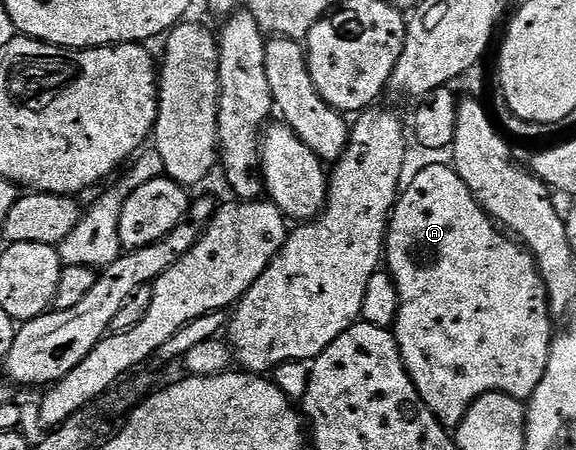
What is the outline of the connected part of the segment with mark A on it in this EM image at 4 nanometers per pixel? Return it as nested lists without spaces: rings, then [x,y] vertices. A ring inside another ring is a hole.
[[[449,164],[426,165],[414,178],[405,182],[399,192],[390,214],[386,230],[386,248],[384,250],[384,265],[390,278],[396,283],[400,291],[400,311],[394,320],[392,332],[398,340],[398,350],[402,356],[404,367],[424,403],[436,415],[441,425],[457,427],[464,419],[468,407],[476,399],[486,393],[507,393],[509,397],[529,399],[540,387],[540,379],[544,379],[544,371],[548,367],[550,345],[556,336],[555,322],[550,315],[550,300],[546,294],[546,284],[534,257],[525,245],[519,243],[513,236],[507,235],[480,207],[478,200],[471,195],[464,179]]]

